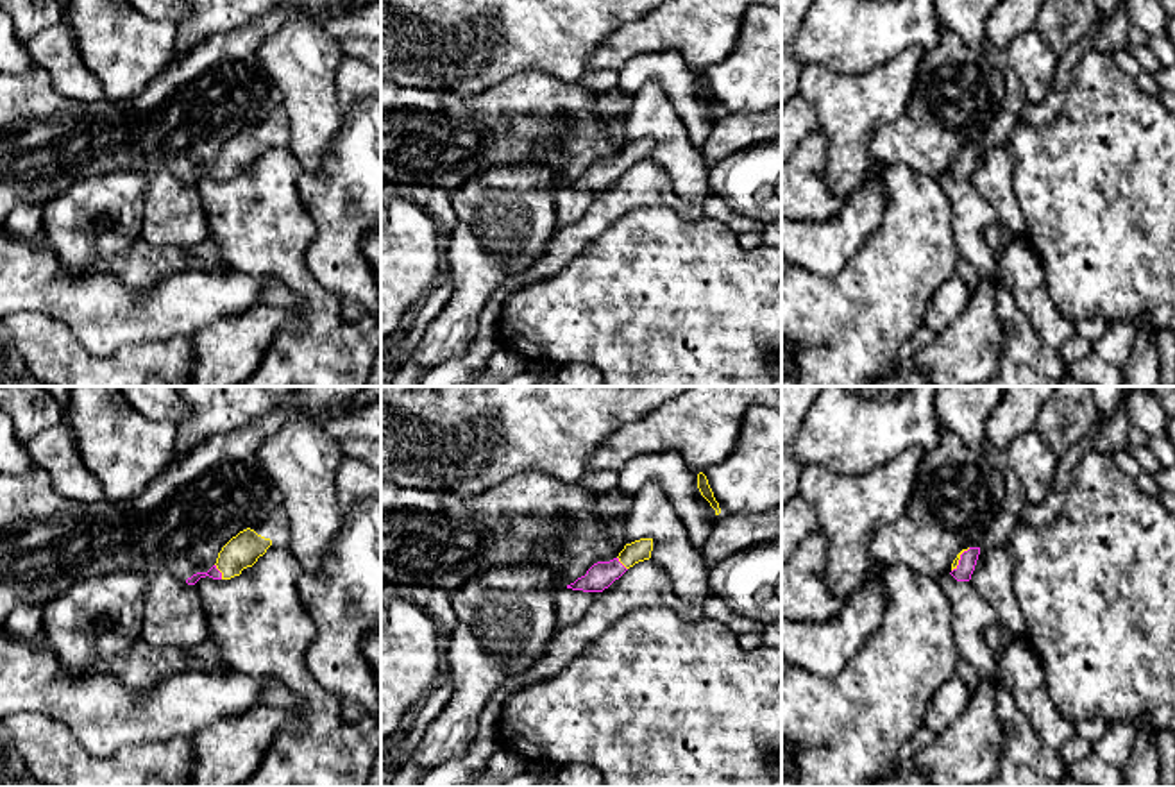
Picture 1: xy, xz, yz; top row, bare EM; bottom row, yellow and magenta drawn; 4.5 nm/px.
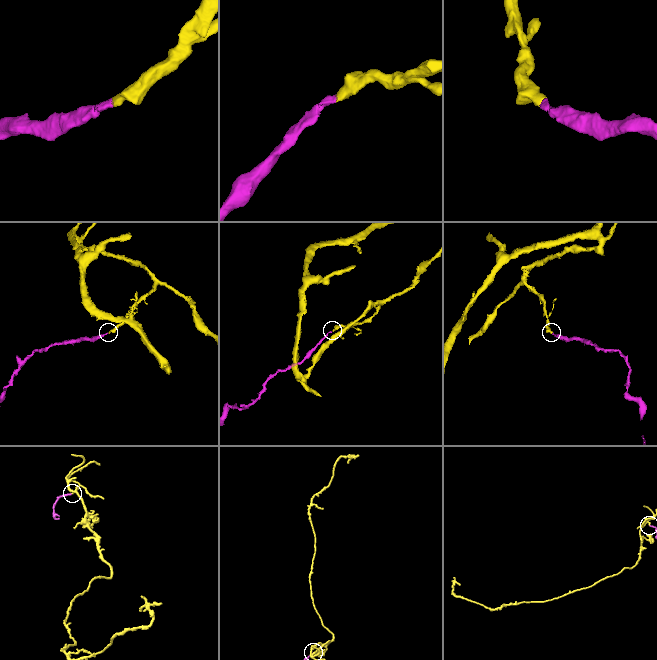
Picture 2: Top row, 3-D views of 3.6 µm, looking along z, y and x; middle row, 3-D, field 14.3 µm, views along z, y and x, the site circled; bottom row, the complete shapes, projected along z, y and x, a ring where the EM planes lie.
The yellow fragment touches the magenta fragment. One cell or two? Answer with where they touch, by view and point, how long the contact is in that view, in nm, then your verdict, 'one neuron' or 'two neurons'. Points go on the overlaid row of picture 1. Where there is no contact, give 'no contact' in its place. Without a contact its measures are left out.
contact xy (219, 569); length 80 nm; one neuron

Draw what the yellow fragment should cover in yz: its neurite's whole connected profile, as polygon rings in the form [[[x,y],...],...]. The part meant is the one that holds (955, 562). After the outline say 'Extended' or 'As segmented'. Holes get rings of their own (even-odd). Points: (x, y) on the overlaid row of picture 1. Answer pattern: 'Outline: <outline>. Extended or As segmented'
Outline: [[[980,547],[962,549],[951,563],[951,576],[957,581],[969,581],[975,571],[976,560],[980,554]]]. Extended

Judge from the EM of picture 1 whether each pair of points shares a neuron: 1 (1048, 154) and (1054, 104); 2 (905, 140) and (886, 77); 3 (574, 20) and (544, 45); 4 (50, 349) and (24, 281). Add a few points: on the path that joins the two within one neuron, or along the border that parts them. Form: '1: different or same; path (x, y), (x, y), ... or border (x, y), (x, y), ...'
1: different; border (1068, 83), (1065, 106), (1052, 120), (1020, 120)
2: different; border (916, 81), (907, 108), (873, 135), (871, 151)
3: same; path (567, 22), (551, 38)
4: different; border (18, 310), (38, 310), (58, 319), (72, 333)

